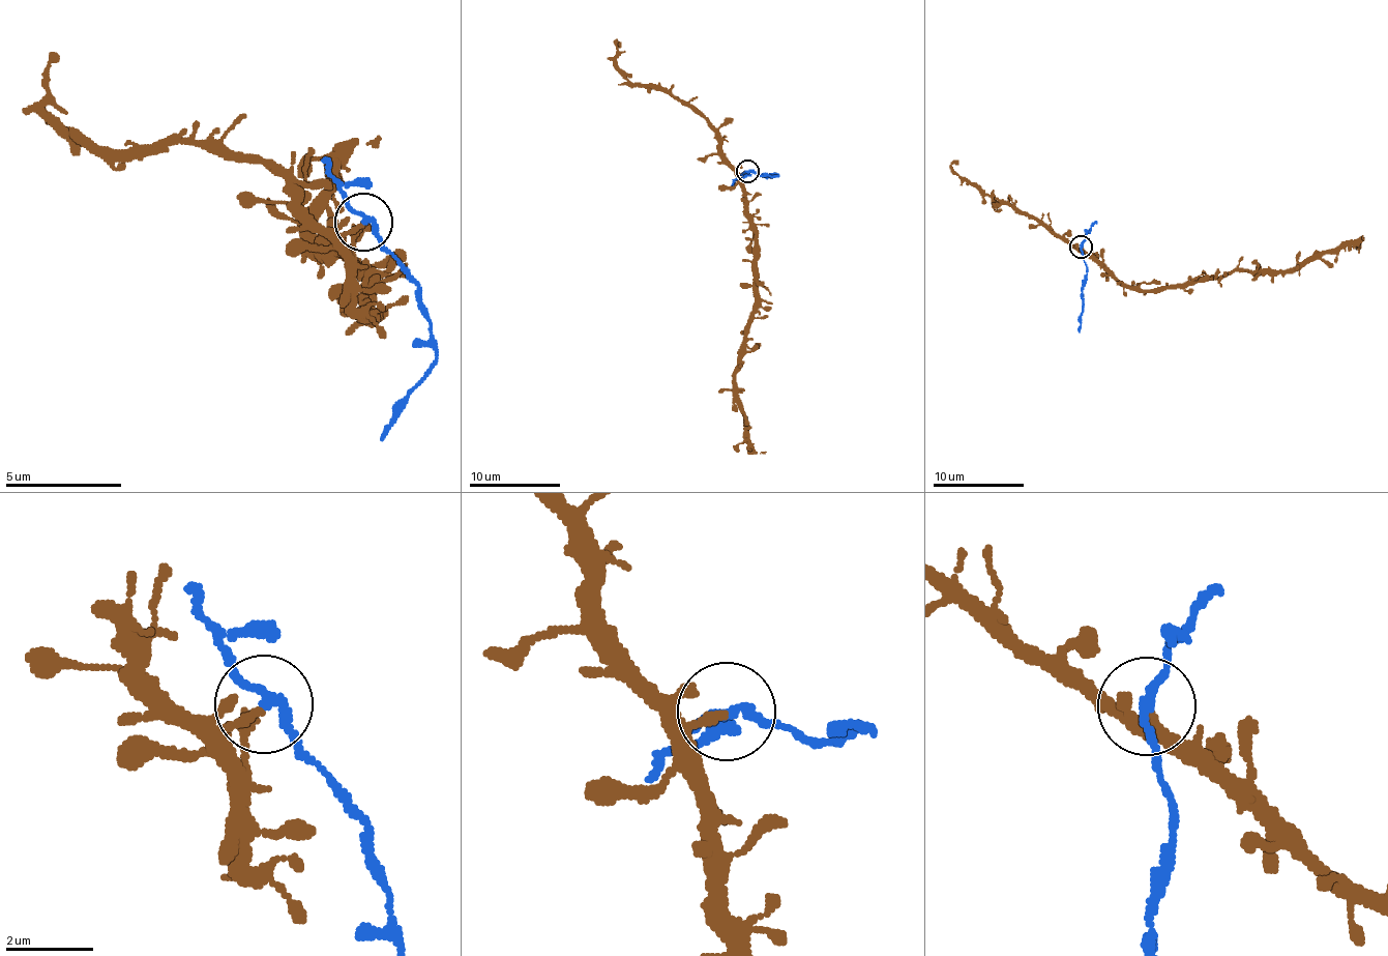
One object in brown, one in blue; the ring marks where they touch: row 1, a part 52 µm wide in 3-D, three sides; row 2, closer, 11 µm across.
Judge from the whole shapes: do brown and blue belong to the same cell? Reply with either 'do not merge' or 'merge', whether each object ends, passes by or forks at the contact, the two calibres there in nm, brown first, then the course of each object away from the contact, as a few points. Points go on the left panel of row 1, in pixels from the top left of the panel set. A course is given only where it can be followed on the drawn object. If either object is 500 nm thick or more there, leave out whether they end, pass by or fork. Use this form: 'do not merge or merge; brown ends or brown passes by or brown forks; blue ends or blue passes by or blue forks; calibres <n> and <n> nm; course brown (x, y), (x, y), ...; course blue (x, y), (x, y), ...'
do not merge; brown ends; blue passes by; calibres 170 and 180 nm; course brown (362, 226), (344, 236), (347, 294), (374, 318), (365, 279), (304, 245), (328, 171), (356, 140), (380, 145); course blue (362, 220), (408, 277), (438, 353), (380, 441)

